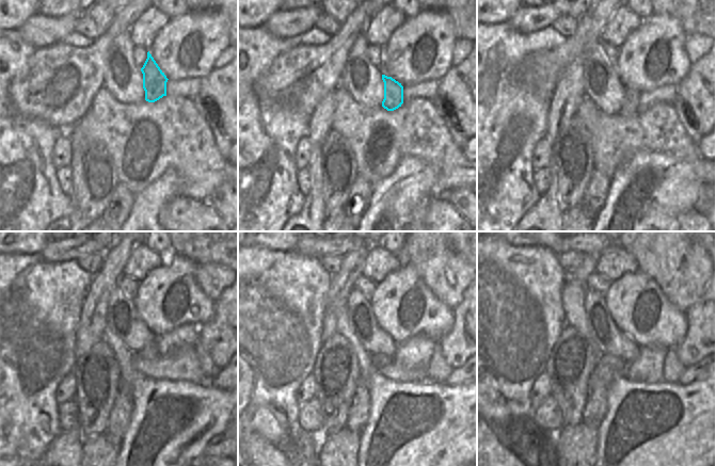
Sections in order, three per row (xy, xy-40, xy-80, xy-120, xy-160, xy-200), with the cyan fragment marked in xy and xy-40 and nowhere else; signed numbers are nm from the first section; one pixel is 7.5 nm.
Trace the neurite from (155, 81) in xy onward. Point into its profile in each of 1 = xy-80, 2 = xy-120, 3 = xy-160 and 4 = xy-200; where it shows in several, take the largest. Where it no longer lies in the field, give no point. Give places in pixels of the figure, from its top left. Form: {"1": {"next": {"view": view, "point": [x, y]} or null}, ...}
{"1": {"next": {"view": "xy-80", "point": [629, 109]}}, "2": {"next": {"view": "xy-120", "point": [150, 351]}}, "3": {"next": {"view": "xy-160", "point": [379, 360]}}, "4": {"next": {"view": "xy-200", "point": [608, 367]}}}

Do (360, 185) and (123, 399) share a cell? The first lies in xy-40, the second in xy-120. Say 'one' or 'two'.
one

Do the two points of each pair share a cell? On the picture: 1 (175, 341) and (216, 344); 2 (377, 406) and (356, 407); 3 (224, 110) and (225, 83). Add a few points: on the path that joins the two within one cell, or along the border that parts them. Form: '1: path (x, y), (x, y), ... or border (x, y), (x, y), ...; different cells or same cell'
1: border (197, 326), (199, 339); different cells
2: border (365, 382), (368, 388), (368, 418), (361, 430); different cells
3: path (225, 103), (225, 90); same cell

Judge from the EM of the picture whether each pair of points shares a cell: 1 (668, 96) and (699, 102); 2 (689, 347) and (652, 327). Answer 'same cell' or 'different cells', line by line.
1: different cells
2: different cells

